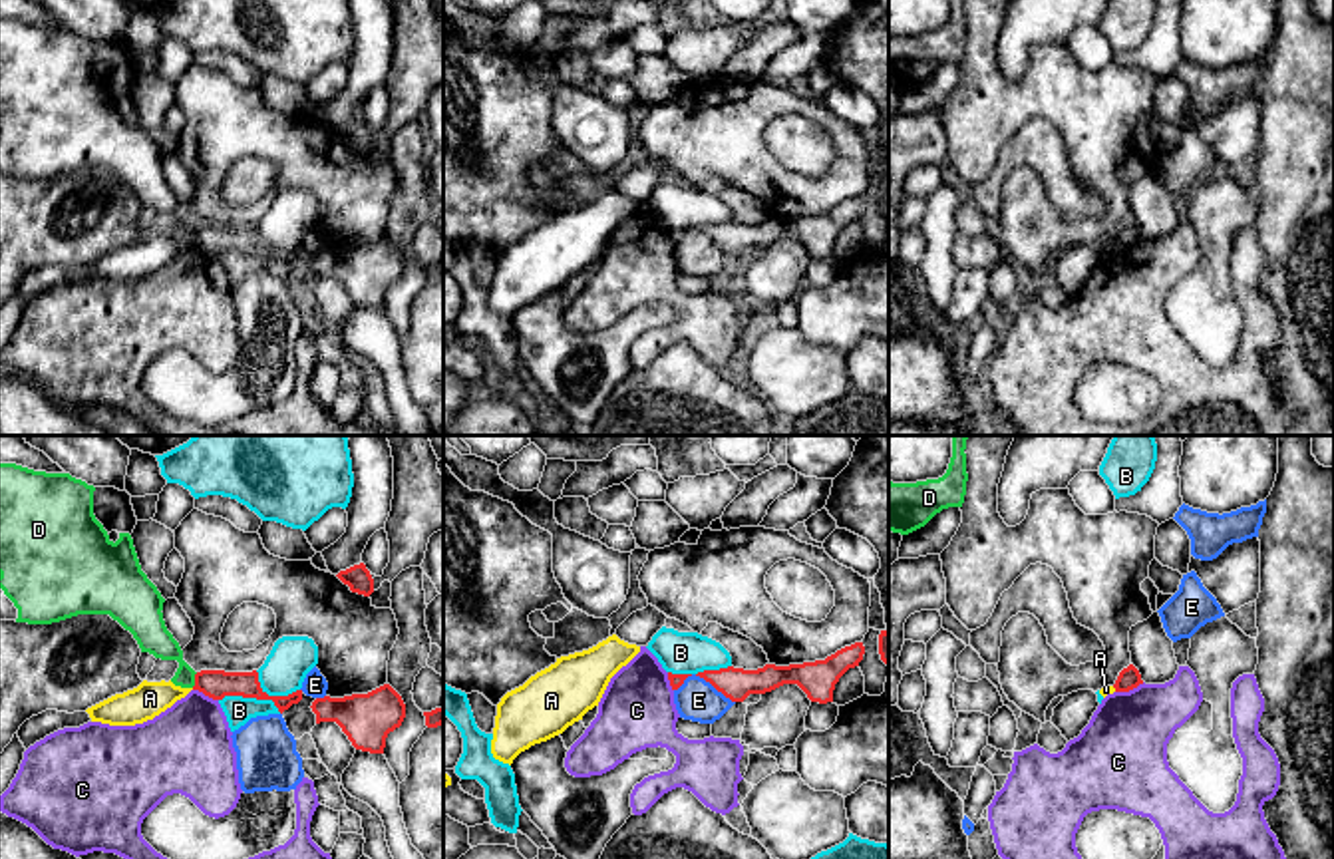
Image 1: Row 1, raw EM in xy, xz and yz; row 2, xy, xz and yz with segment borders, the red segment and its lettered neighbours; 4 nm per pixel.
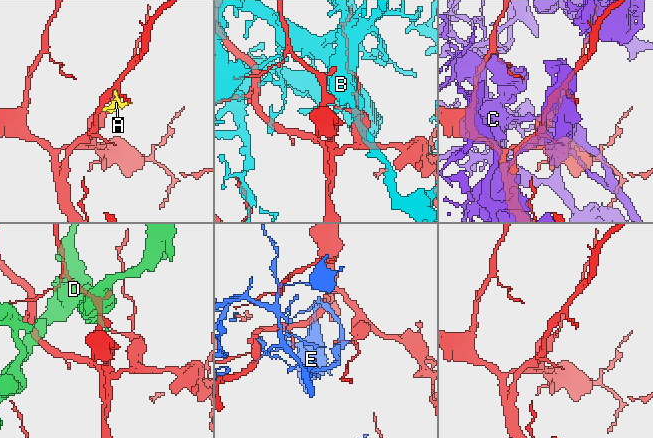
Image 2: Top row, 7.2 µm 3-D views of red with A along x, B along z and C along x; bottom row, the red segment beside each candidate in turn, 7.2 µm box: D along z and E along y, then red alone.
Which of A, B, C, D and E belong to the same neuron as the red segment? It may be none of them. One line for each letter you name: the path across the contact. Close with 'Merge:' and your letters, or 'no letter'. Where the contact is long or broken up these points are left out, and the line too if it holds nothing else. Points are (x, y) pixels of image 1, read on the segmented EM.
Merge: no letter

